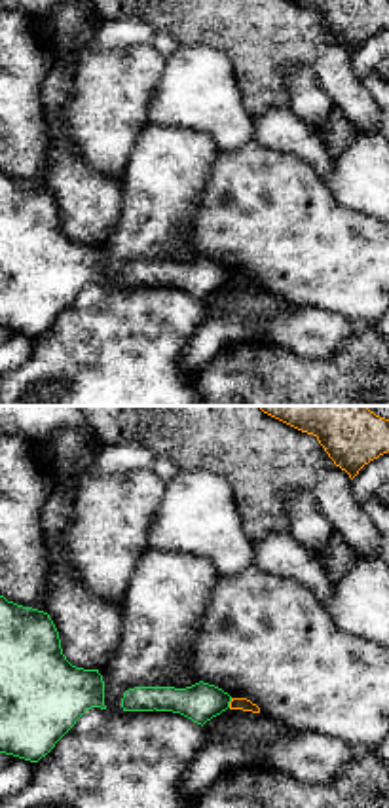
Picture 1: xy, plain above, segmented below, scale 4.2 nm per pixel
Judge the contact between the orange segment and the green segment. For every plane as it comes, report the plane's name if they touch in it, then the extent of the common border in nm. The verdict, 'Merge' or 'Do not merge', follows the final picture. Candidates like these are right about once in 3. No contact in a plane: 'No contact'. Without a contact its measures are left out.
Touches orange in xy. Shared border 40 nm

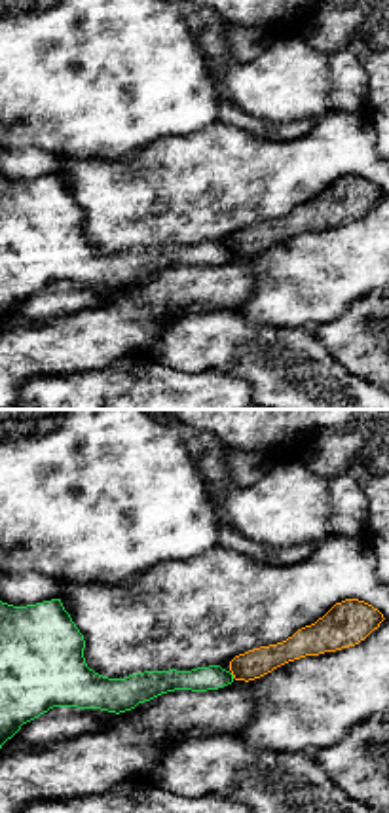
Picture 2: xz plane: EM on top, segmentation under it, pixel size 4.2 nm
Touches orange in xz. Shared border 30 nm

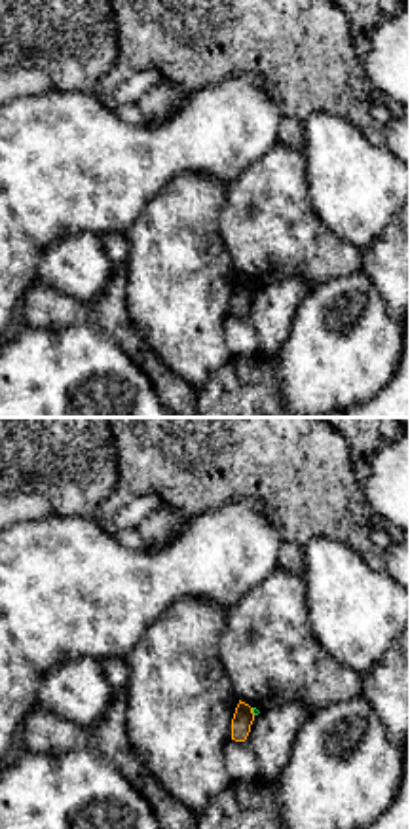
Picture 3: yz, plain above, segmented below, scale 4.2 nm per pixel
Touches orange in yz. Shared border 40 nm

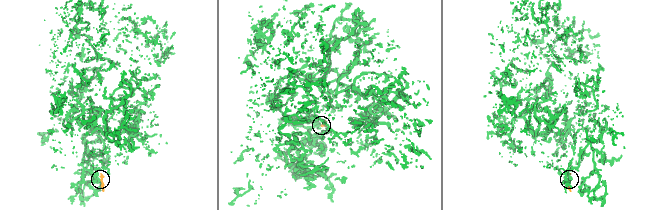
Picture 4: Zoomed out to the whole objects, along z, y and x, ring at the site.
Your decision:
Do not merge

